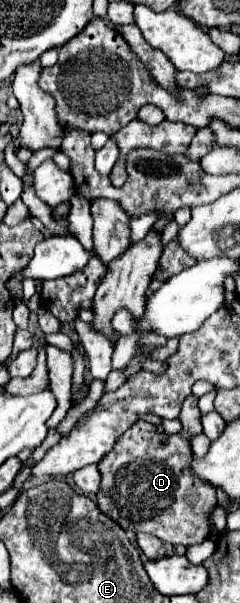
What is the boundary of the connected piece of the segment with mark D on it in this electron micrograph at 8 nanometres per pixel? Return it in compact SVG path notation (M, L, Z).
M188 396L182 404L180 422L182 430L178 434L156 434L154 426L150 422L134 422L122 436L118 436L114 448L98 462L98 470L102 474L102 484L96 494L98 508L108 514L120 528L130 530L134 534L146 532L156 538L160 538L166 544L182 544L192 546L200 544L204 538L210 536L208 530L208 510L216 504L216 490L214 486L204 480L200 480L196 474L192 474L190 462L192 462L192 438L196 434L202 434L202 422L200 422L200 408L198 398Z

